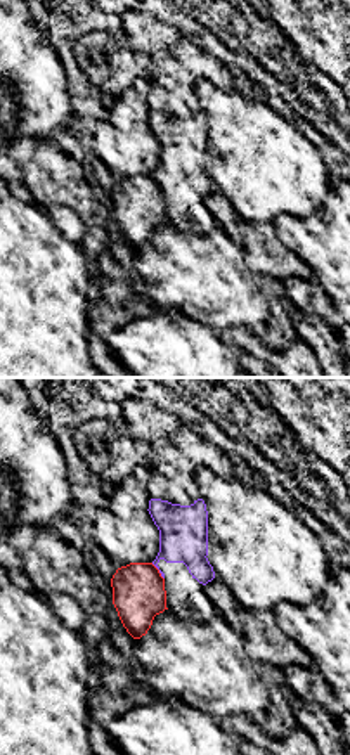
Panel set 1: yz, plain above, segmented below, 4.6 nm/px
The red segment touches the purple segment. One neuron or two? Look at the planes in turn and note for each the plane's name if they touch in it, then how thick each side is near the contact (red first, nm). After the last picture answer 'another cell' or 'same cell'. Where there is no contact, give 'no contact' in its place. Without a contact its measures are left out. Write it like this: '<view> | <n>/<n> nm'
yz | 240/220 nm

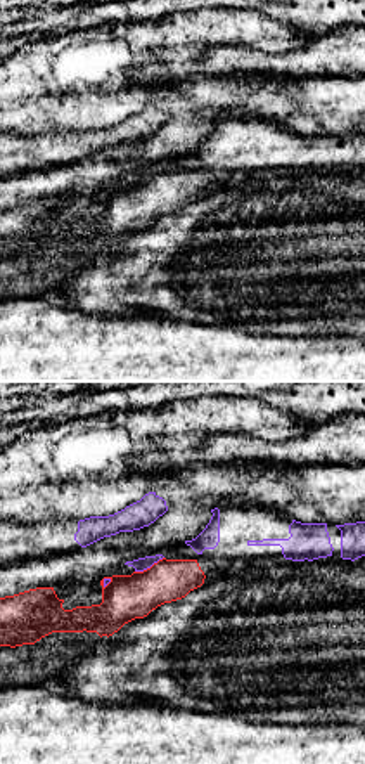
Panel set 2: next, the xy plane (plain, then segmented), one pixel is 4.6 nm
xy | 220/60 nm

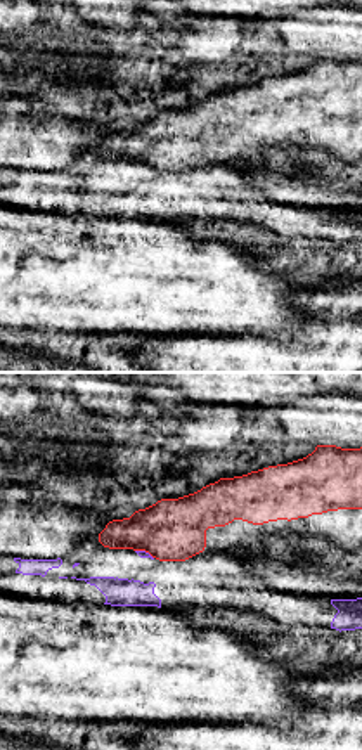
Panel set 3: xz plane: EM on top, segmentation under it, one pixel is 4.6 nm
xz | 280/30 nm

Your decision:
another cell

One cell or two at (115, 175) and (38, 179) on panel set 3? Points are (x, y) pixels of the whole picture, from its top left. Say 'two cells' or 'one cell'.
one cell

